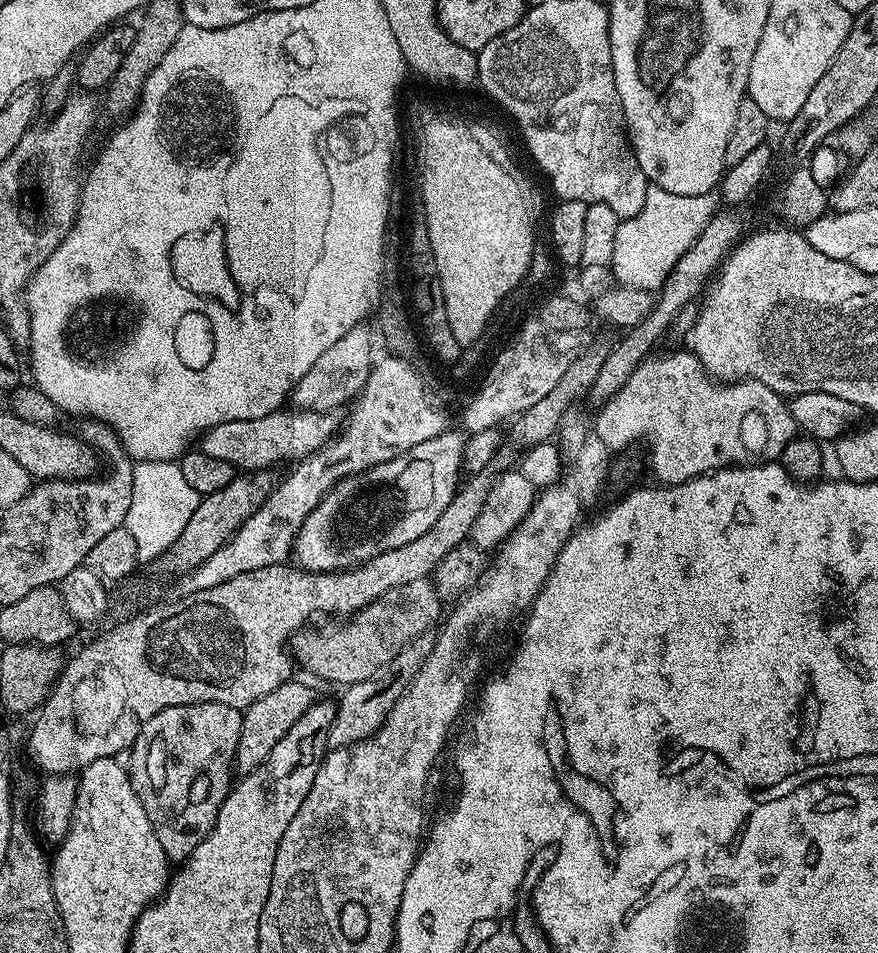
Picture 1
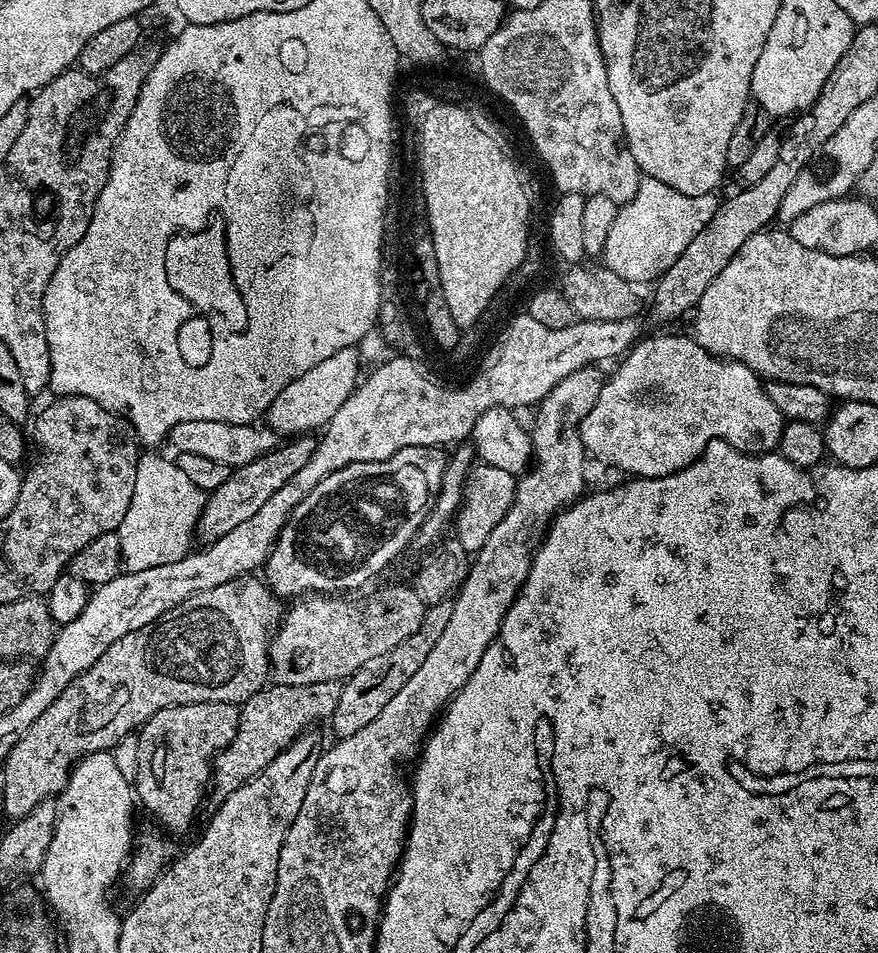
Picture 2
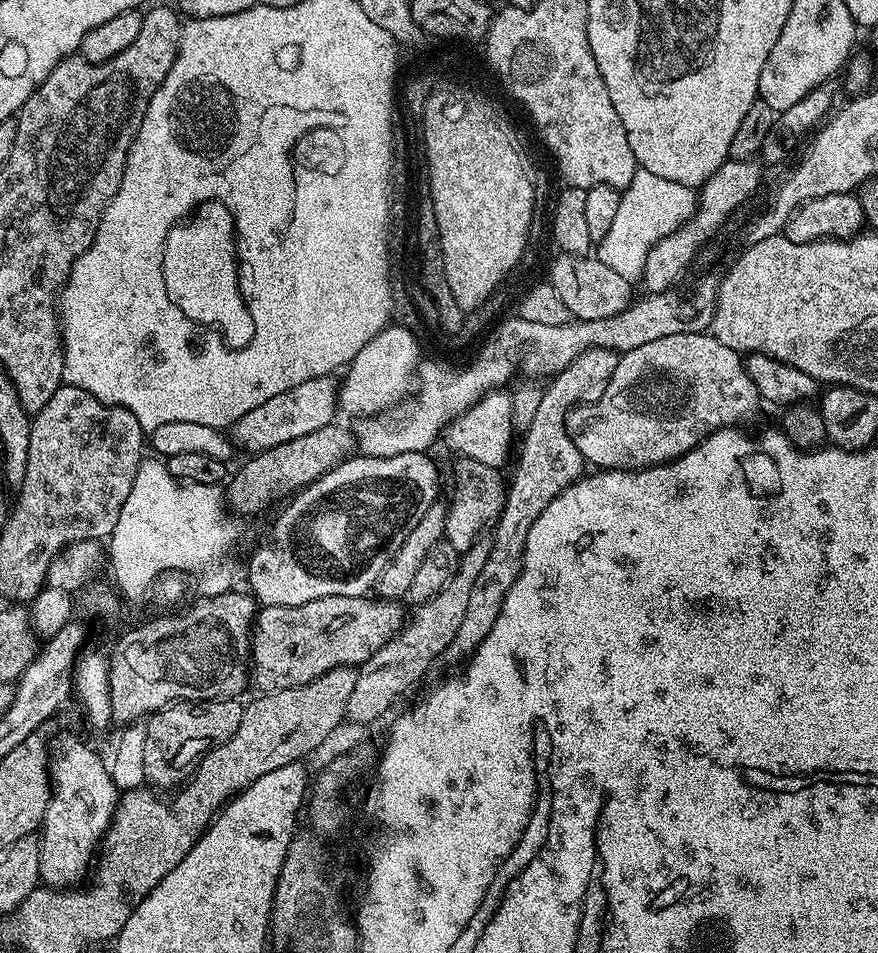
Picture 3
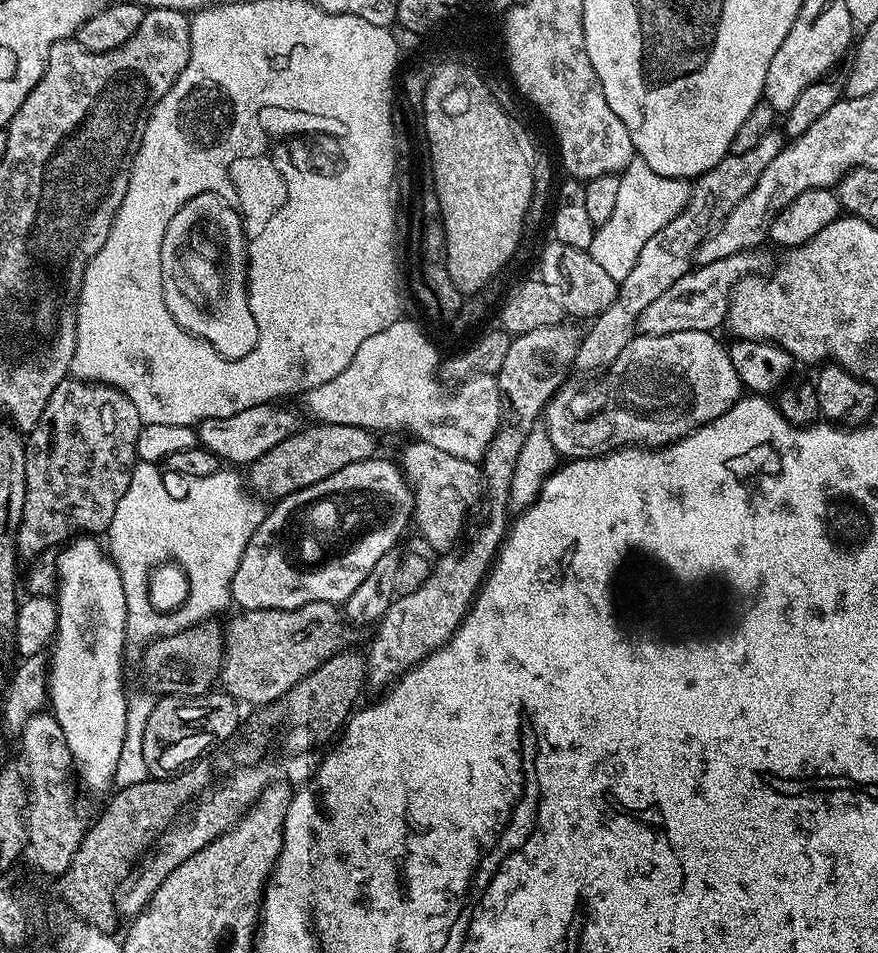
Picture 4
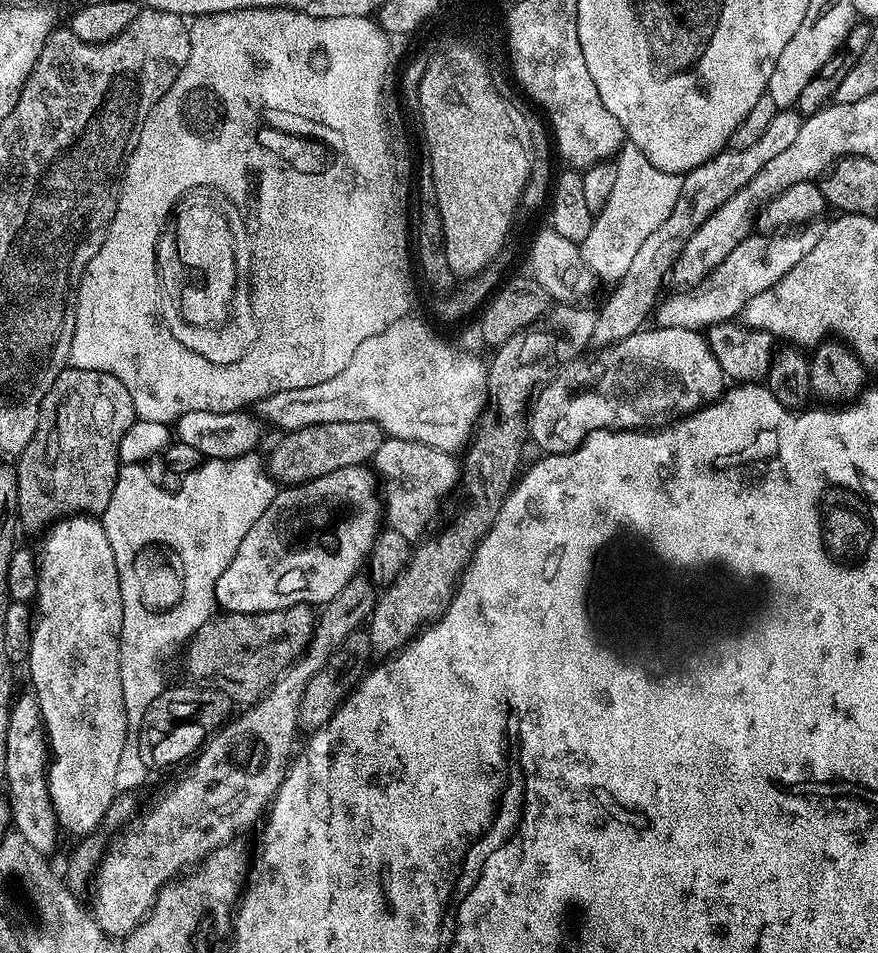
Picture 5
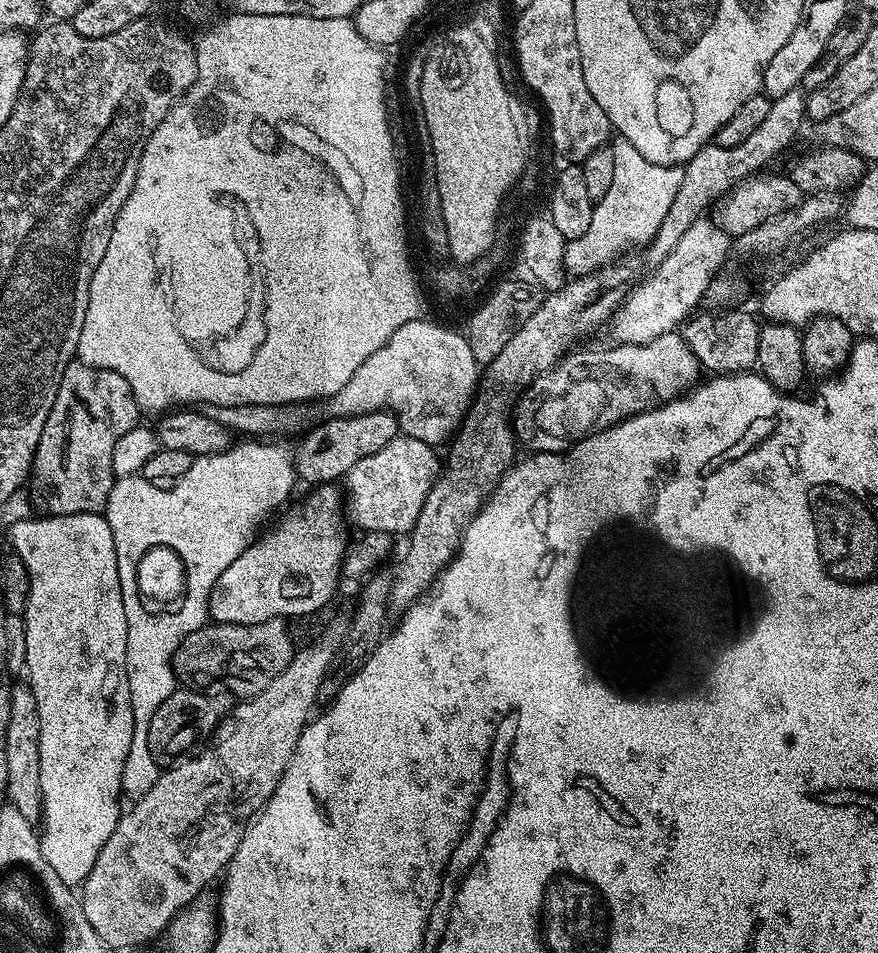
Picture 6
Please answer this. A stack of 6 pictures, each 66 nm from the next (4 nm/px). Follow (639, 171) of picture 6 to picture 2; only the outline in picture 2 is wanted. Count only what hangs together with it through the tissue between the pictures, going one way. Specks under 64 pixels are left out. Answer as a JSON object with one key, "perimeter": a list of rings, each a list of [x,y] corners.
{"perimeter":[[[644,176],[638,186],[638,194],[634,194],[634,198],[630,198],[630,202],[620,205],[614,223],[610,226],[610,235],[606,238],[606,246],[602,253],[603,266],[628,280],[632,285],[642,286],[642,284],[648,283],[651,285],[660,279],[661,274],[667,268],[674,266],[678,254],[682,254],[682,250],[686,250],[686,246],[690,246],[694,234],[698,234],[698,230],[702,230],[702,226],[706,226],[706,222],[710,222],[710,218],[714,218],[717,203],[716,192],[707,192],[697,196],[680,194],[678,190],[666,186],[666,182],[658,182],[658,178]]]}

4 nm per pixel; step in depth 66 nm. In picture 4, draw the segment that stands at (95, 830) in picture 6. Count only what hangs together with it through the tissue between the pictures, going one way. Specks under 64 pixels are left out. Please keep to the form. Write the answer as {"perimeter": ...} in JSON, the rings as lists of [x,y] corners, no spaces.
{"perimeter":[[[82,534],[71,539],[58,553],[58,583],[56,591],[58,614],[58,626],[53,637],[49,655],[48,666],[48,704],[50,711],[55,716],[58,726],[62,726],[62,734],[66,734],[66,746],[72,755],[72,762],[75,771],[80,771],[80,776],[92,788],[109,787],[112,784],[112,775],[118,766],[118,758],[122,754],[122,742],[126,738],[126,714],[128,713],[129,697],[124,696],[124,646],[128,643],[128,603],[126,602],[125,591],[122,587],[121,574],[117,566],[111,560],[109,553],[95,541],[95,537]]]}

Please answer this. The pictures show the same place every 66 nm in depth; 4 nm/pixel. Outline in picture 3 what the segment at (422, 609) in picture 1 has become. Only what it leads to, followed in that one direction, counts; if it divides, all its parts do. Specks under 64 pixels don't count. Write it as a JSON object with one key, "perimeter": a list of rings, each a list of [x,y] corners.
{"perimeter":[[[327,596],[302,602],[302,606],[283,608],[282,606],[264,606],[257,611],[250,633],[250,680],[260,687],[261,693],[277,692],[306,682],[314,682],[322,674],[335,668],[346,668],[365,664],[371,656],[390,638],[399,634],[406,623],[406,608],[396,598],[375,598],[368,600],[363,596]]]}

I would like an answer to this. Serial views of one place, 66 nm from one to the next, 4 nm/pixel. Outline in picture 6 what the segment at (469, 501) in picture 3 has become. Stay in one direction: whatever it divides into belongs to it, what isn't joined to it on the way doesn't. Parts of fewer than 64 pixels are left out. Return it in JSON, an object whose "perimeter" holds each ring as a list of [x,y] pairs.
{"perimeter":[[[397,434],[390,443],[382,446],[378,454],[370,454],[358,461],[352,467],[346,477],[348,483],[348,496],[346,492],[346,512],[354,523],[364,532],[386,531],[391,534],[411,533],[412,528],[418,522],[418,514],[422,514],[422,506],[430,494],[433,484],[438,479],[442,464],[436,461],[437,449],[426,442],[418,442],[418,438],[410,438],[403,434]]]}

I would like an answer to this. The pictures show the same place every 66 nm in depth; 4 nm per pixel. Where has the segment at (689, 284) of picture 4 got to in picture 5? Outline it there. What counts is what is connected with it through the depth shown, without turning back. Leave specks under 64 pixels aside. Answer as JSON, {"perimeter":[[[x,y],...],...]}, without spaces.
{"perimeter":[[[801,227],[793,231],[796,232],[794,234],[778,232],[775,236],[758,232],[749,233],[746,239],[738,243],[734,250],[730,250],[730,254],[702,282],[676,291],[678,293],[657,305],[654,312],[657,327],[699,331],[735,319],[743,311],[749,298],[772,289],[798,262],[806,258],[814,247],[818,246],[821,231],[810,232],[807,228],[809,227]]]}

